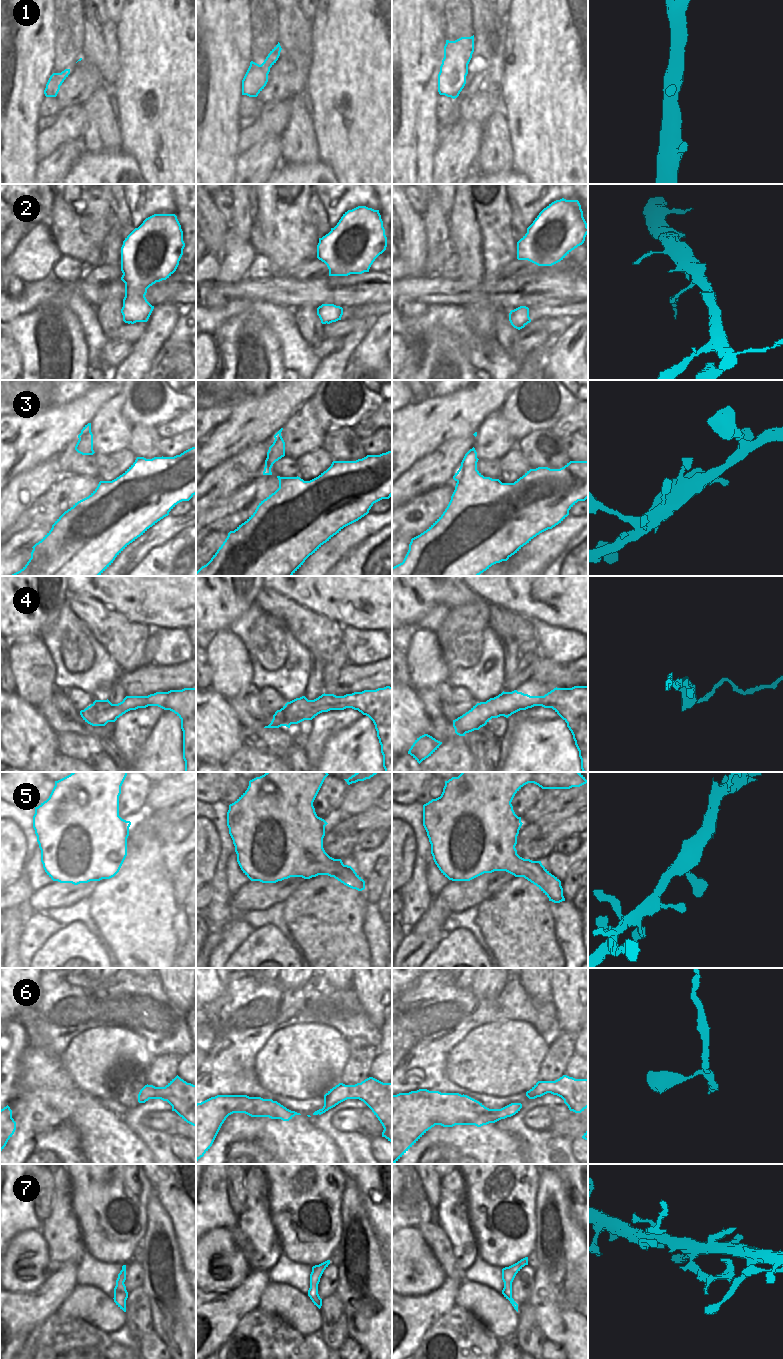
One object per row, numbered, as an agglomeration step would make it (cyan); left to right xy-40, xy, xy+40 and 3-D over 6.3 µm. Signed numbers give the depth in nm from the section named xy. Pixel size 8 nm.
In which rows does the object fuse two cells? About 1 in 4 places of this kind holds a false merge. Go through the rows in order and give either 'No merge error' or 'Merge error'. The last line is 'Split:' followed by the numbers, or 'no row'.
1: No merge error
2: Merge error
3: No merge error
4: No merge error
5: No merge error
6: No merge error
7: No merge error
Split: 2.

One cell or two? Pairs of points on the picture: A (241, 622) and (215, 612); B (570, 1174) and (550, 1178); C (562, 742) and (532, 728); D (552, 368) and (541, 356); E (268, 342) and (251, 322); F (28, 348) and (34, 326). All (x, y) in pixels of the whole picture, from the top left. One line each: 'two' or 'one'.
A: two
B: two
C: one
D: two
E: one
F: one

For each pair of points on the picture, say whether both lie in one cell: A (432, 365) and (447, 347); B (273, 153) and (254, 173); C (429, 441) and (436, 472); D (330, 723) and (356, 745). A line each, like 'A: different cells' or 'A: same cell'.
A: same cell
B: same cell
C: different cells
D: different cells

